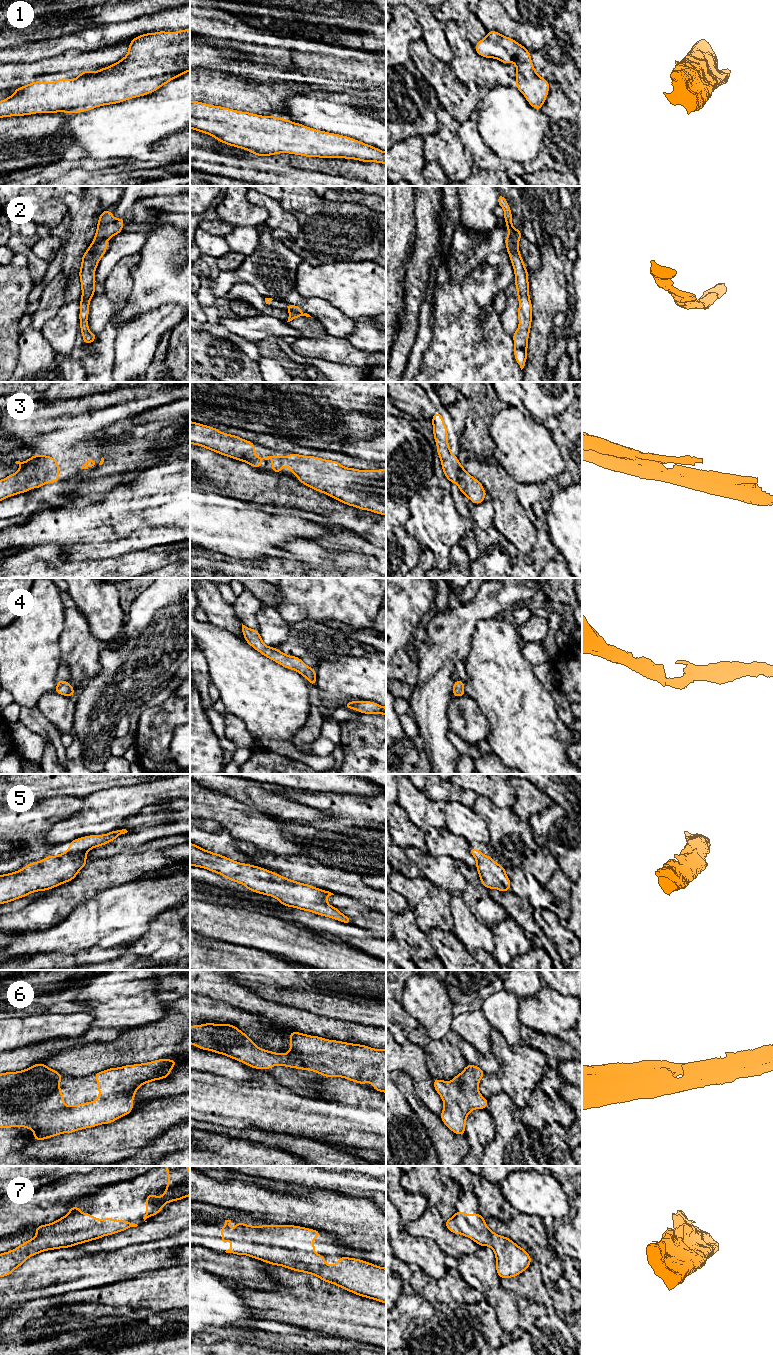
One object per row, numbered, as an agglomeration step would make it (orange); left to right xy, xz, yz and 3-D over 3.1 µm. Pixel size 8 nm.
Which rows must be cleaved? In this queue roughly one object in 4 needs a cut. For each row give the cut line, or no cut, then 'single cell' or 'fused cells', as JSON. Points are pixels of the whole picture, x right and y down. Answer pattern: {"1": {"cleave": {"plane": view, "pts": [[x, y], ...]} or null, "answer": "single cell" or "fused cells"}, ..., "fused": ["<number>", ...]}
{"1": {"cleave": null, "answer": "single cell"}, "2": {"cleave": null, "answer": "single cell"}, "3": {"cleave": null, "answer": "single cell"}, "4": {"cleave": null, "answer": "single cell"}, "5": {"cleave": null, "answer": "single cell"}, "6": {"cleave": null, "answer": "single cell"}, "7": {"cleave": null, "answer": "single cell"}, "fused": []}

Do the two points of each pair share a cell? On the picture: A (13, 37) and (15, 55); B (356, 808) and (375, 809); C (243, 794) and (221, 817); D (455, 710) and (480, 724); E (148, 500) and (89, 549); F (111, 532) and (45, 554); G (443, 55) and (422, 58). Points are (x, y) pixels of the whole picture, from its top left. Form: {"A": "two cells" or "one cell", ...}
{"A": "two cells", "B": "one cell", "C": "two cells", "D": "one cell", "E": "one cell", "F": "two cells", "G": "two cells"}

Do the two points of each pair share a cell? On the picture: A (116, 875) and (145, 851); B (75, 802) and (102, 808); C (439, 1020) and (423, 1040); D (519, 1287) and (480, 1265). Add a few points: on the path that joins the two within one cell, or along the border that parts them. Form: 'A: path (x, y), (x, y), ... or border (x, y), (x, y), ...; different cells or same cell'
A: border (131, 852), (141, 858), (161, 859); different cells
B: border (84, 800), (84, 805), (79, 810), (64, 817); different cells
C: border (450, 1029), (436, 1040), (426, 1033); different cells
D: border (499, 1279), (499, 1283), (505, 1289), (516, 1295); different cells

